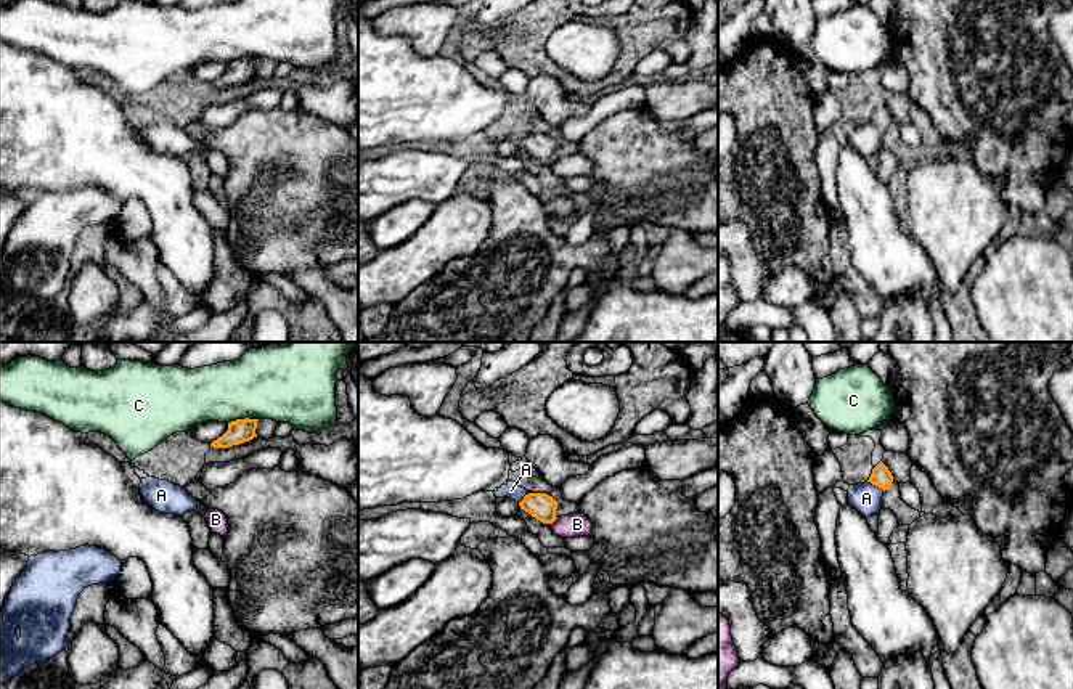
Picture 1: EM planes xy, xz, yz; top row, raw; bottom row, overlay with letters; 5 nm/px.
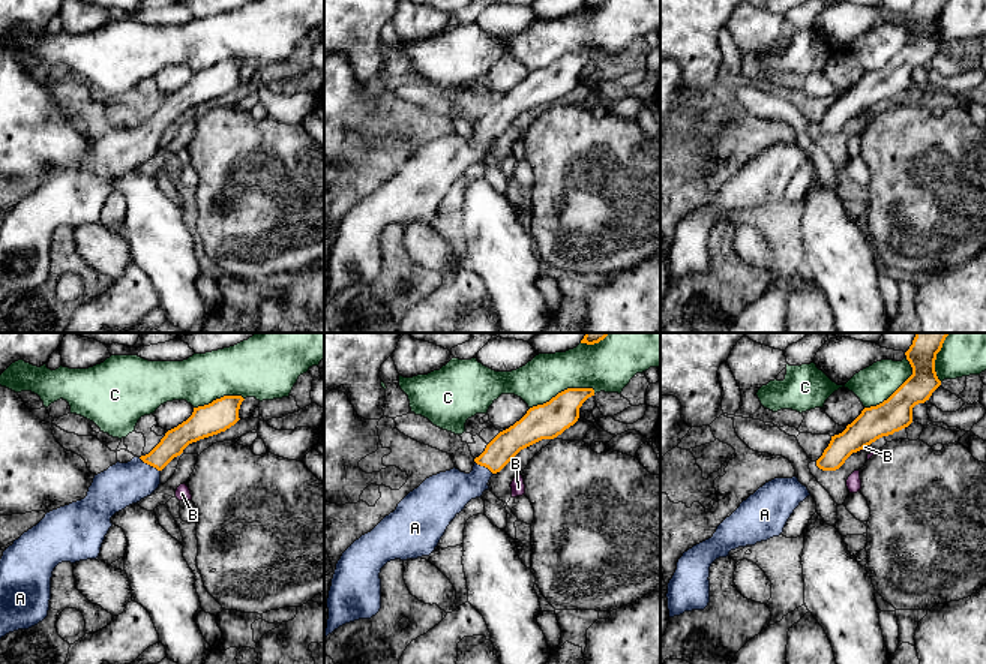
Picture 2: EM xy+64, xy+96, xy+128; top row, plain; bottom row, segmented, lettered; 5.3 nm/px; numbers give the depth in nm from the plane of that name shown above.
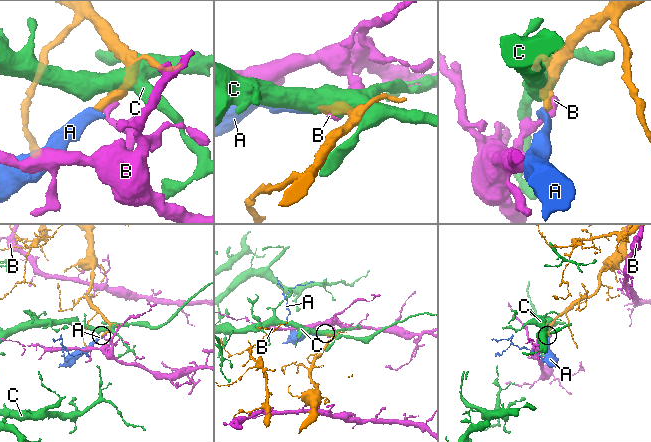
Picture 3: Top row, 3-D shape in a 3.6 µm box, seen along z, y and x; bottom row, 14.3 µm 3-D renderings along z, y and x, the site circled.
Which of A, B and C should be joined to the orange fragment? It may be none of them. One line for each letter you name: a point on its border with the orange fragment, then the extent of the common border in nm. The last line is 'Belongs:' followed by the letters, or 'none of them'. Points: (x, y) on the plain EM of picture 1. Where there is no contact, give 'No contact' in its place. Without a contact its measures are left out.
A: Touches orange at yz (876, 126). Shared border 100 nm
Belongs: A

